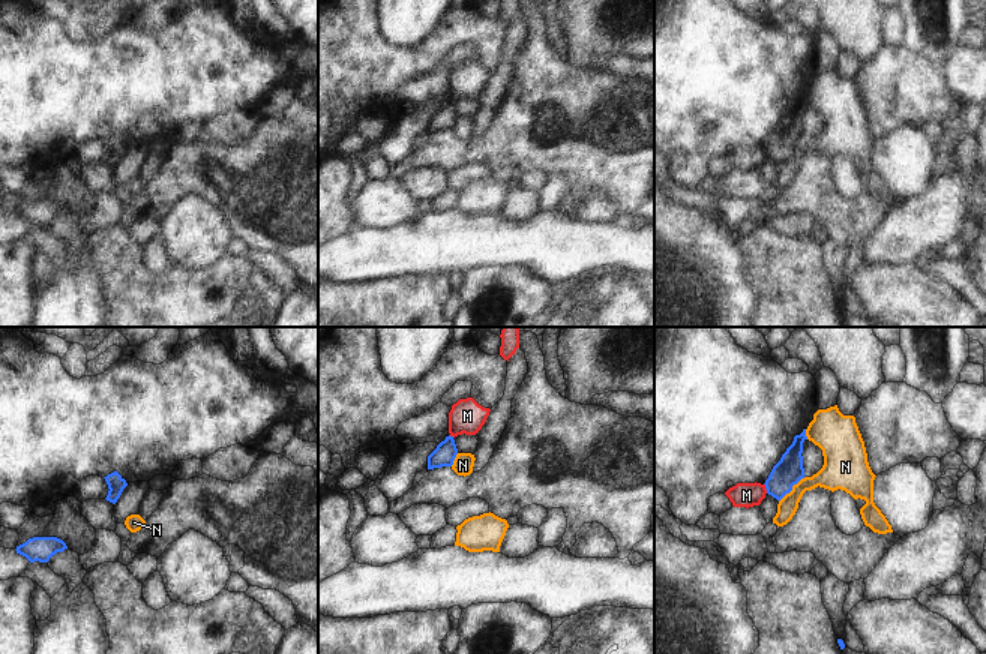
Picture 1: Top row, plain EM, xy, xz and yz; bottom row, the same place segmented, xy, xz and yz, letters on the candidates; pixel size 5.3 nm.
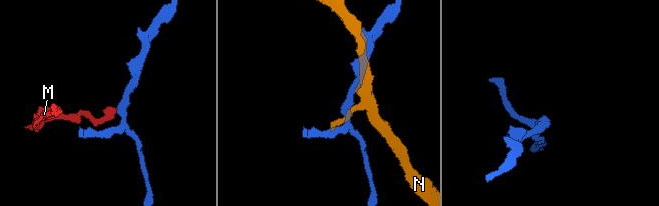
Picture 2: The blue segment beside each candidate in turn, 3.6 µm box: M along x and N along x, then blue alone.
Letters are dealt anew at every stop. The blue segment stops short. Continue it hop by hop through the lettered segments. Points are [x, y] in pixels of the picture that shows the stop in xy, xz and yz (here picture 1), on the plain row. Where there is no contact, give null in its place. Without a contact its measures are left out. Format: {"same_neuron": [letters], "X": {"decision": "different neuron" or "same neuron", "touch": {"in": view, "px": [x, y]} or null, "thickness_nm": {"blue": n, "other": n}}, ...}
{"same_neuron": [], "M": {"decision": "different neuron", "touch": {"in": "yz", "px": [766, 152]}, "thickness_nm": {"blue": 160, "other": 130}}, "N": {"decision": "different neuron", "touch": {"in": "yz", "px": [791, 152]}, "thickness_nm": {"blue": 160, "other": 160}}}

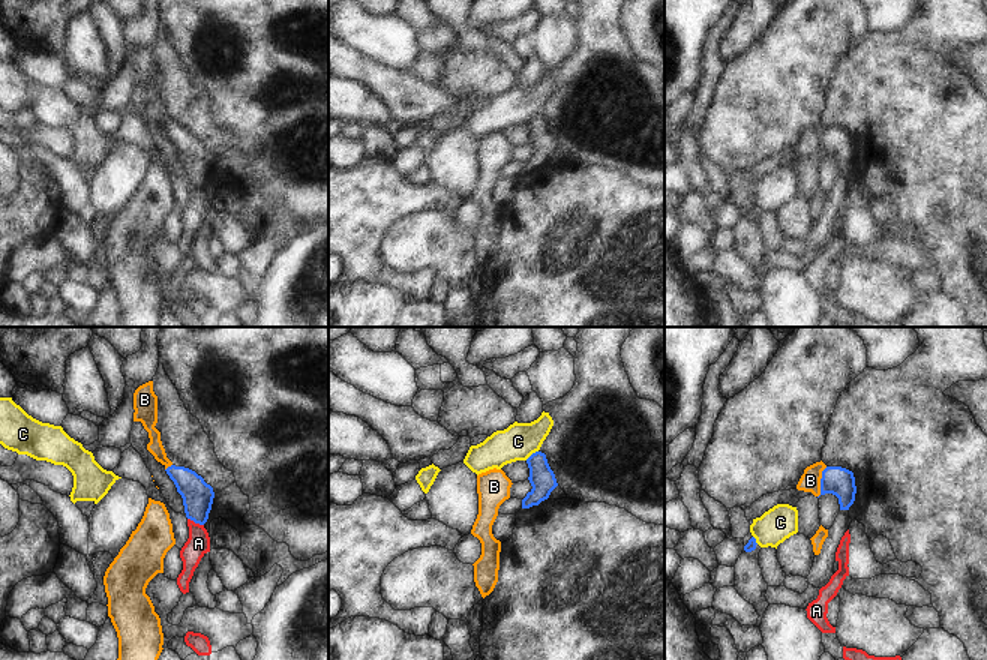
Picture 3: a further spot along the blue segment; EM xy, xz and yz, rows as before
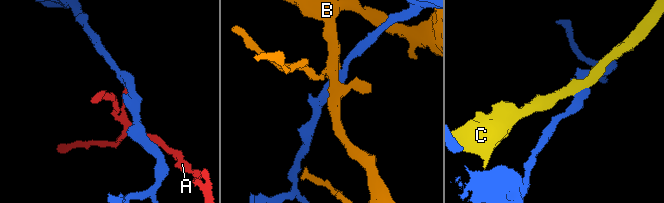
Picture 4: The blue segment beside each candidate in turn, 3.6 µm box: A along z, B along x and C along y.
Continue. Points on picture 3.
{"same_neuron": [], "A": {"decision": "different neuron", "touch": {"in": "xy", "px": [195, 186]}, "thickness_nm": {"blue": 160, "other": 130}}, "B": {"decision": "different neuron", "touch": {"in": "yz", "px": [821, 146]}, "thickness_nm": {"blue": 160, "other": 110}}, "C": {"decision": "different neuron", "touch": {"in": "xz", "px": [533, 117]}, "thickness_nm": {"blue": 140, "other": 190}}}

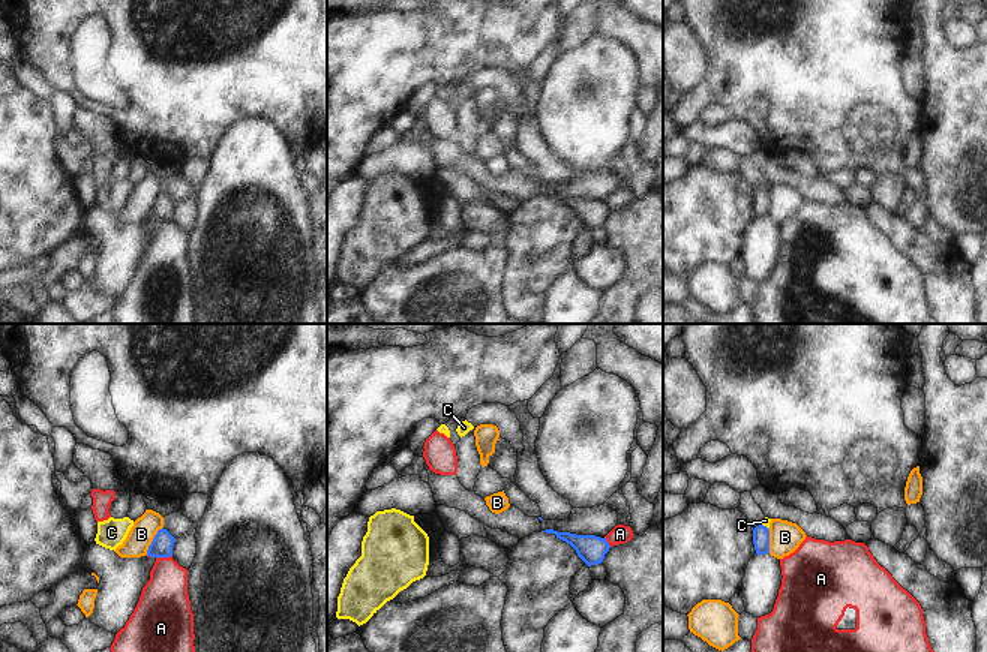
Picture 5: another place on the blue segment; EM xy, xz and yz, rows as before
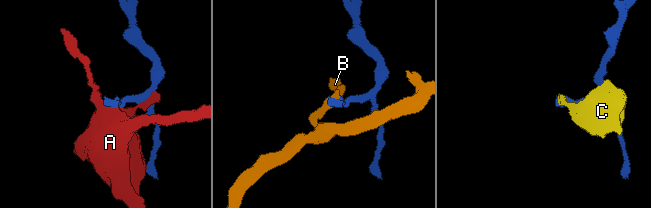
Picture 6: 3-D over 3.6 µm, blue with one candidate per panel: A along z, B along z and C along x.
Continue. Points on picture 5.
{"same_neuron": ["C"], "A": {"decision": "different neuron", "touch": {"in": "xy", "px": [164, 221]}, "thickness_nm": {"blue": 120, "other": 260}}, "B": {"decision": "different neuron", "touch": {"in": "xy", "px": [153, 204]}, "thickness_nm": {"blue": 120, "other": 140}}, "C": {"decision": "same neuron", "touch": {"in": "yz", "px": [765, 191]}, "thickness_nm": {"blue": 100, "other": 40}}}

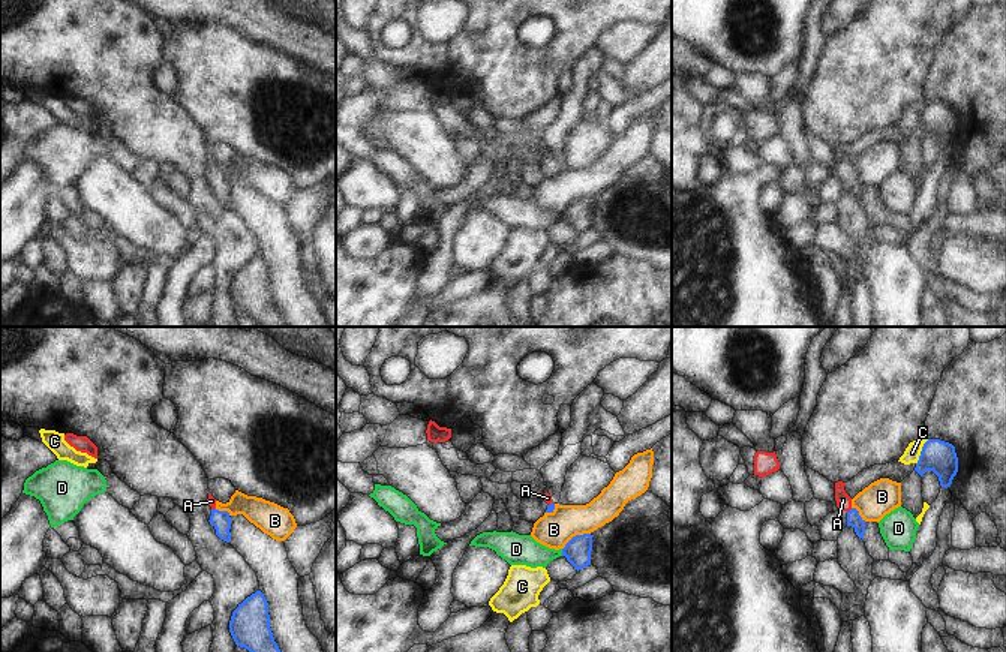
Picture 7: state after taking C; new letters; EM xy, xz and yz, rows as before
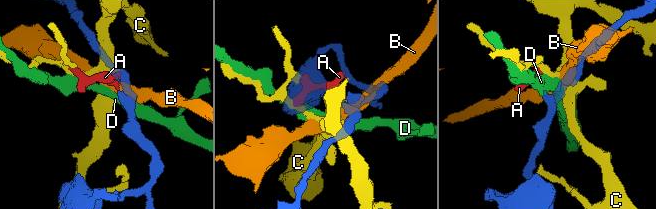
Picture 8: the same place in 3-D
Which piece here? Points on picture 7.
{"same_neuron": ["A"], "A": {"decision": "same neuron", "touch": {"in": "yz", "px": [850, 174]}, "thickness_nm": {"blue": 80, "other": 80}}, "B": {"decision": "different neuron", "touch": {"in": "xz", "px": [576, 200]}, "thickness_nm": {"blue": 140, "other": 190}}, "C": {"decision": "different neuron", "touch": {"in": "yz", "px": [921, 116]}, "thickness_nm": {"blue": 170, "other": 90}}, "D": {"decision": "different neuron", "touch": {"in": "xz", "px": [562, 216]}, "thickness_nm": {"blue": 140, "other": 160}}}

